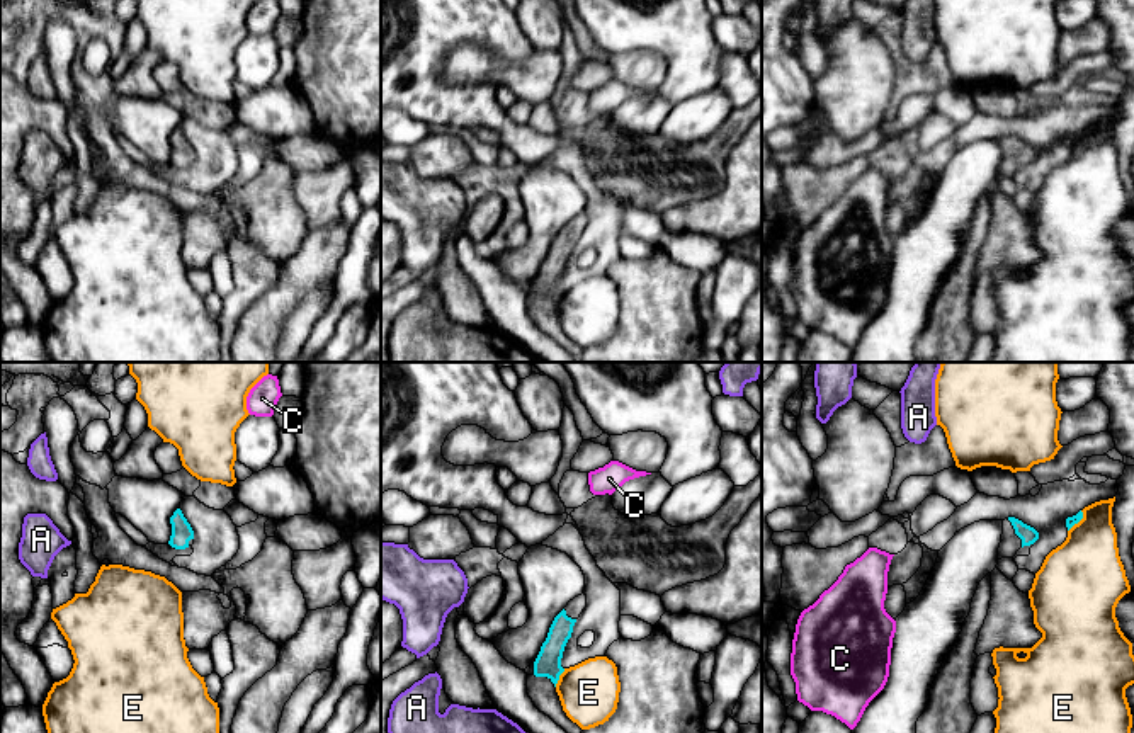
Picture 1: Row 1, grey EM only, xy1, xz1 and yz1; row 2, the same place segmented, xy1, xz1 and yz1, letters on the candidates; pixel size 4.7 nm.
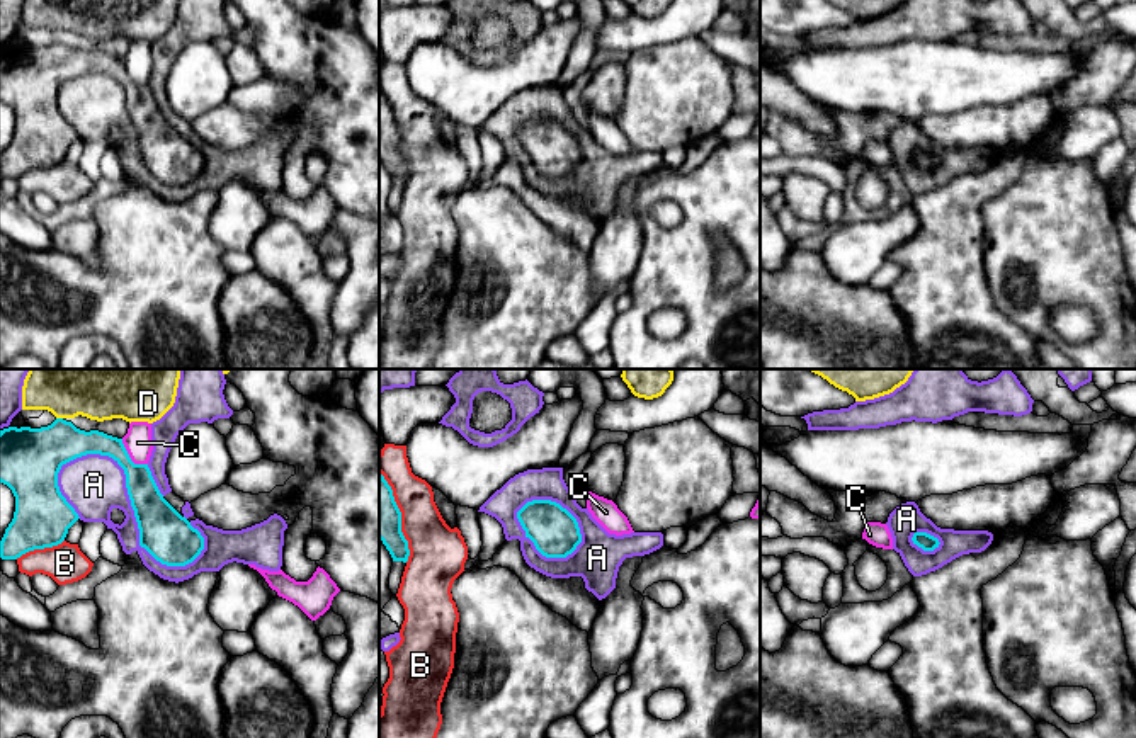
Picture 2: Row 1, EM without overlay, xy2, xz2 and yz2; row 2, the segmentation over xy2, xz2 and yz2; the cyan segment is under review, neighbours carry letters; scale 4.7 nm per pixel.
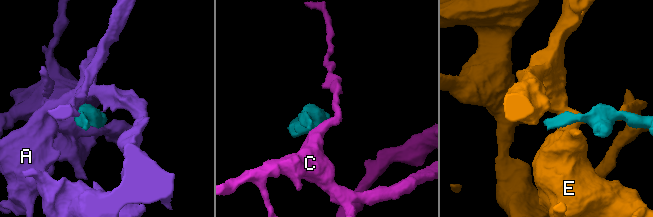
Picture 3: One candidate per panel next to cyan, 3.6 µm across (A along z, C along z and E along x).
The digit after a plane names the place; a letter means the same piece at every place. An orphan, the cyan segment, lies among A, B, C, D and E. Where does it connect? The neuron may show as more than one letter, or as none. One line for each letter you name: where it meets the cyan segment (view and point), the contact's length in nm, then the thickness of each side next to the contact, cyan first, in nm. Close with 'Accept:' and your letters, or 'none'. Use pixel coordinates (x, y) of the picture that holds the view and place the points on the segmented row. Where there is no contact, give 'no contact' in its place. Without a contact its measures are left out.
Accept: none

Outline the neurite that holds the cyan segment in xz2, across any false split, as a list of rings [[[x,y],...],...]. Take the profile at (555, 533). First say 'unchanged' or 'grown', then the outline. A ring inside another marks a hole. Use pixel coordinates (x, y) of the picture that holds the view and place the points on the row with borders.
unchanged; [[[551,500],[527,502],[517,519],[536,549],[546,558],[566,558],[582,542],[577,519]]]

